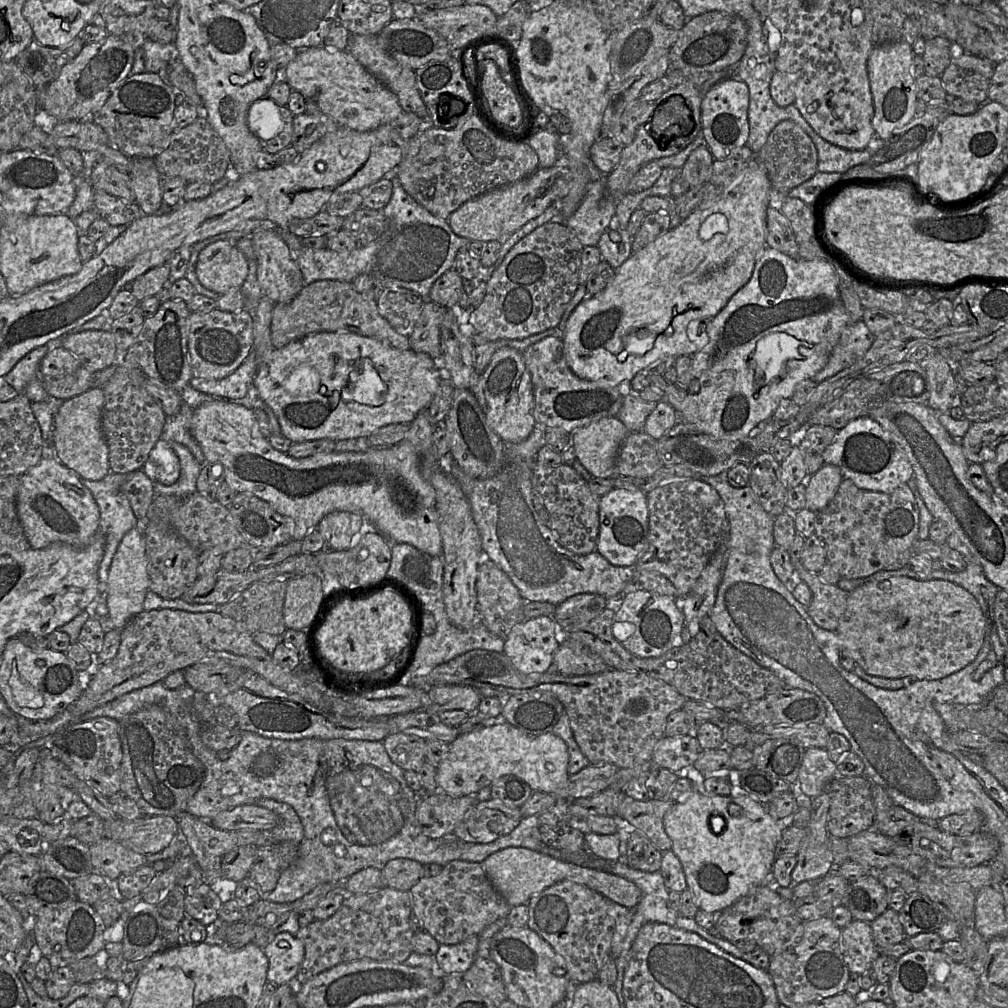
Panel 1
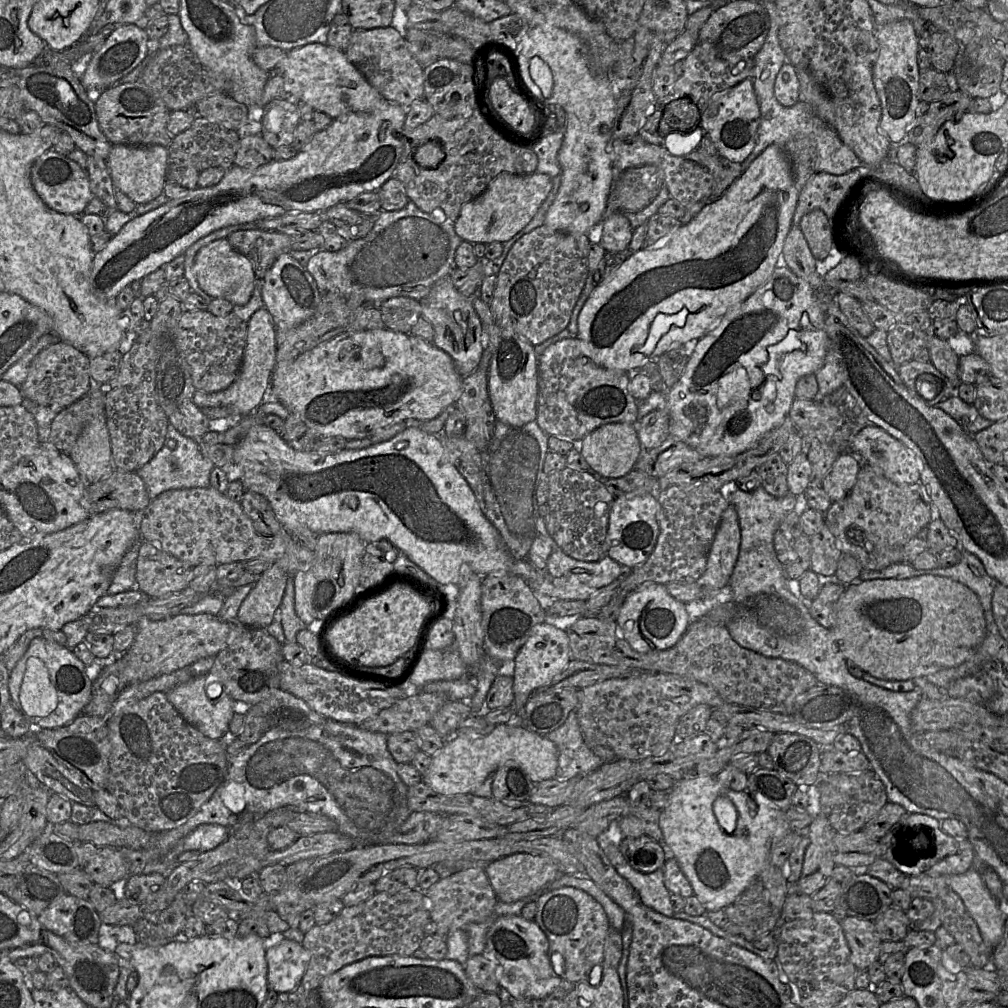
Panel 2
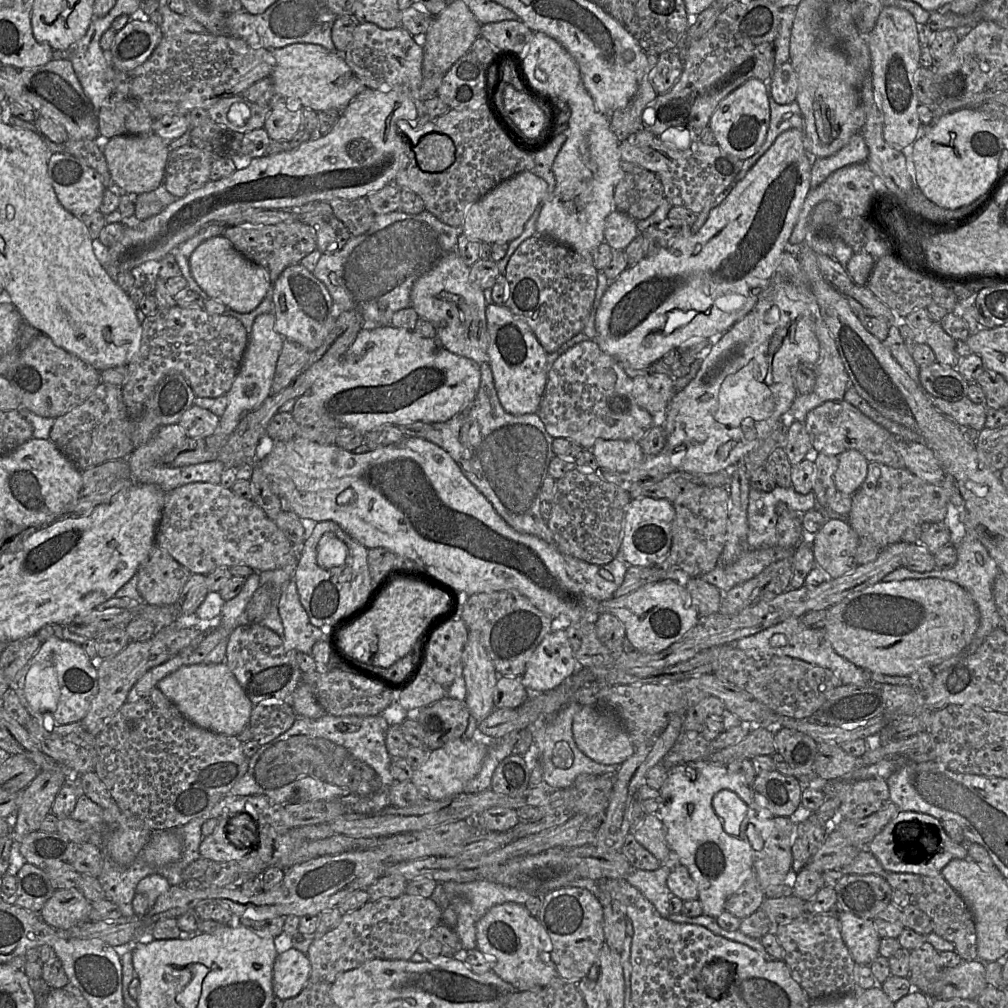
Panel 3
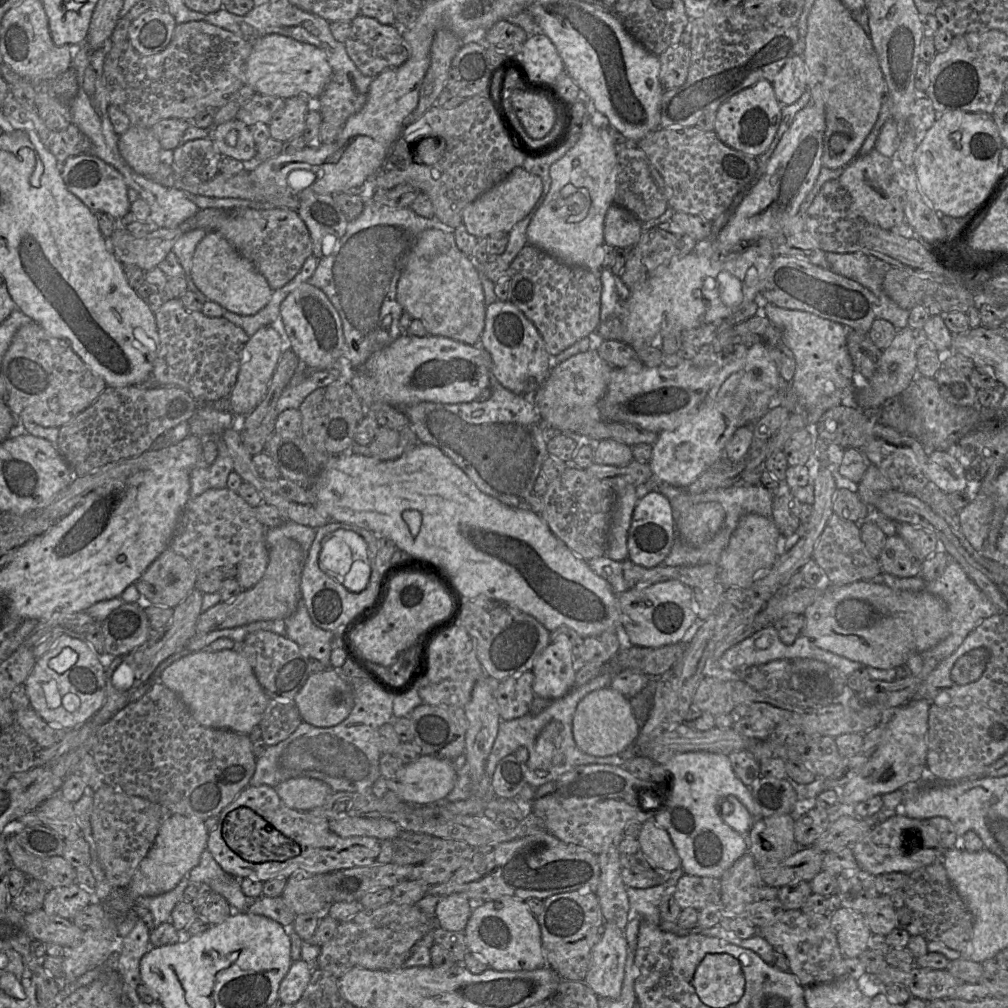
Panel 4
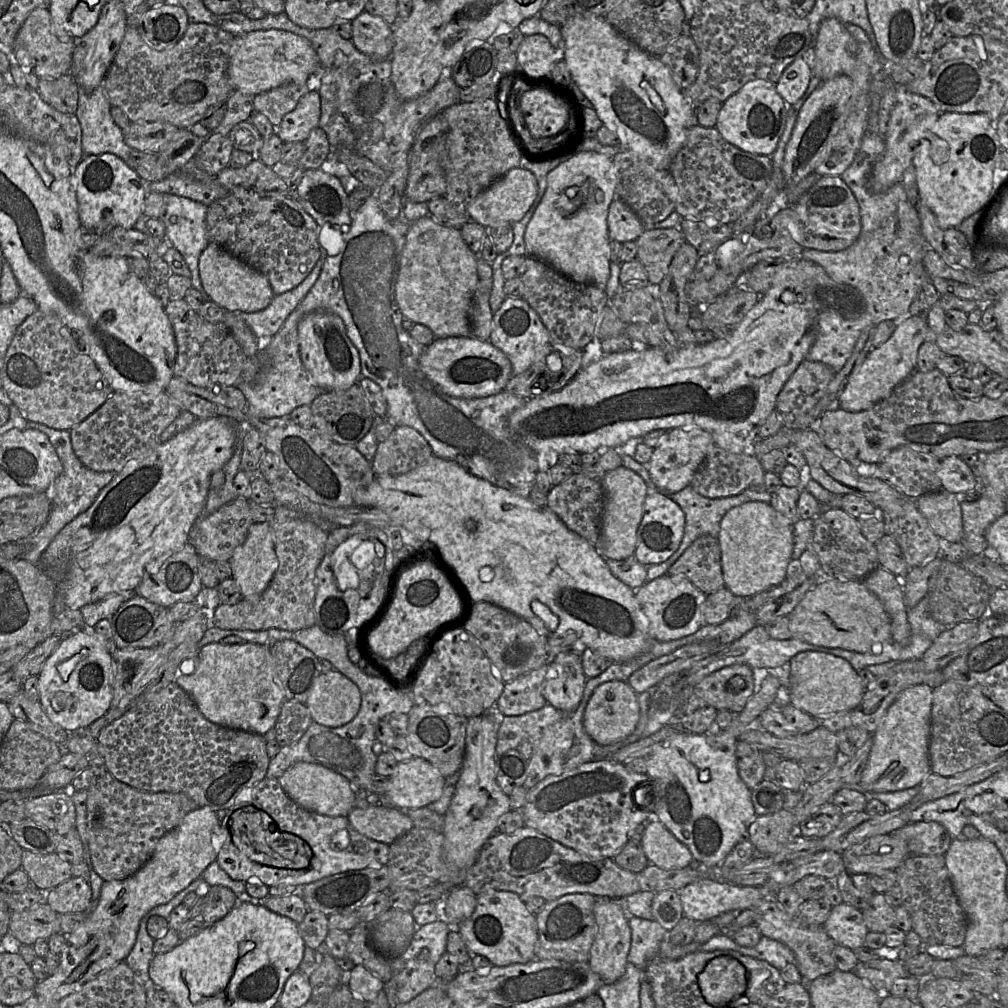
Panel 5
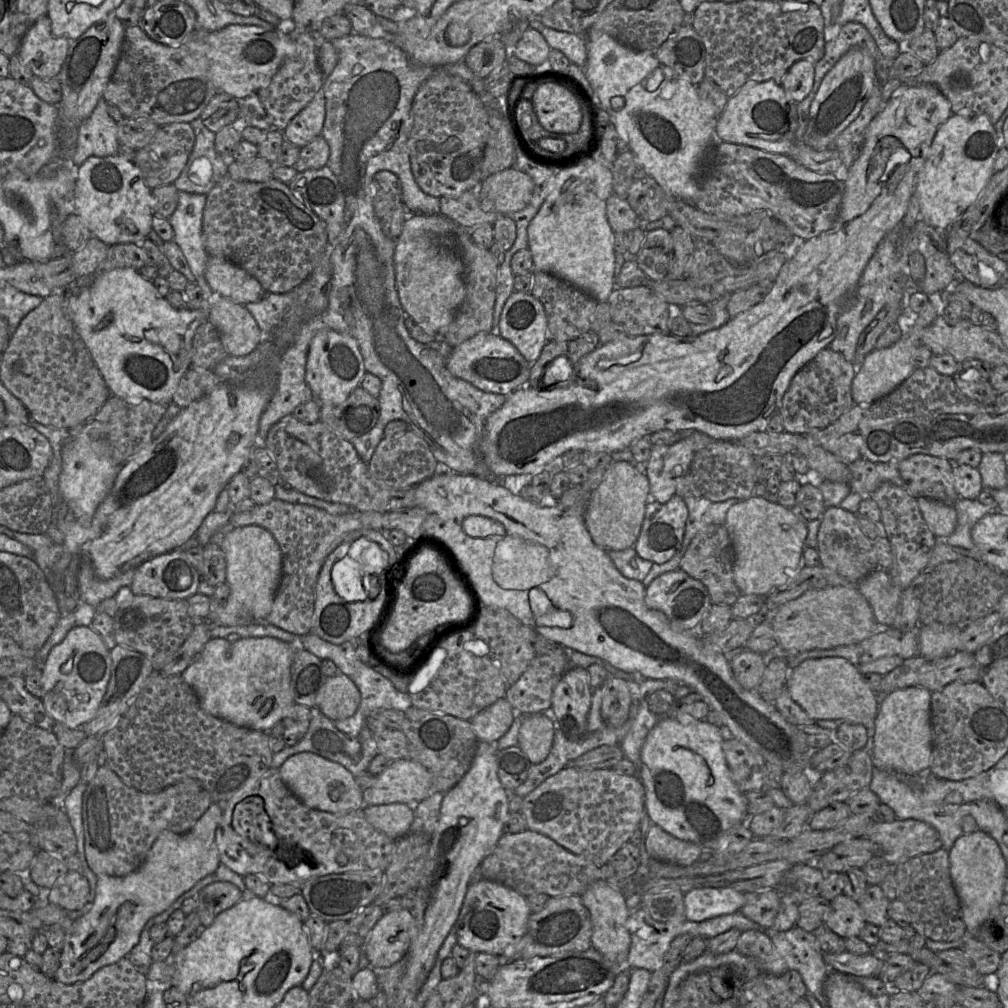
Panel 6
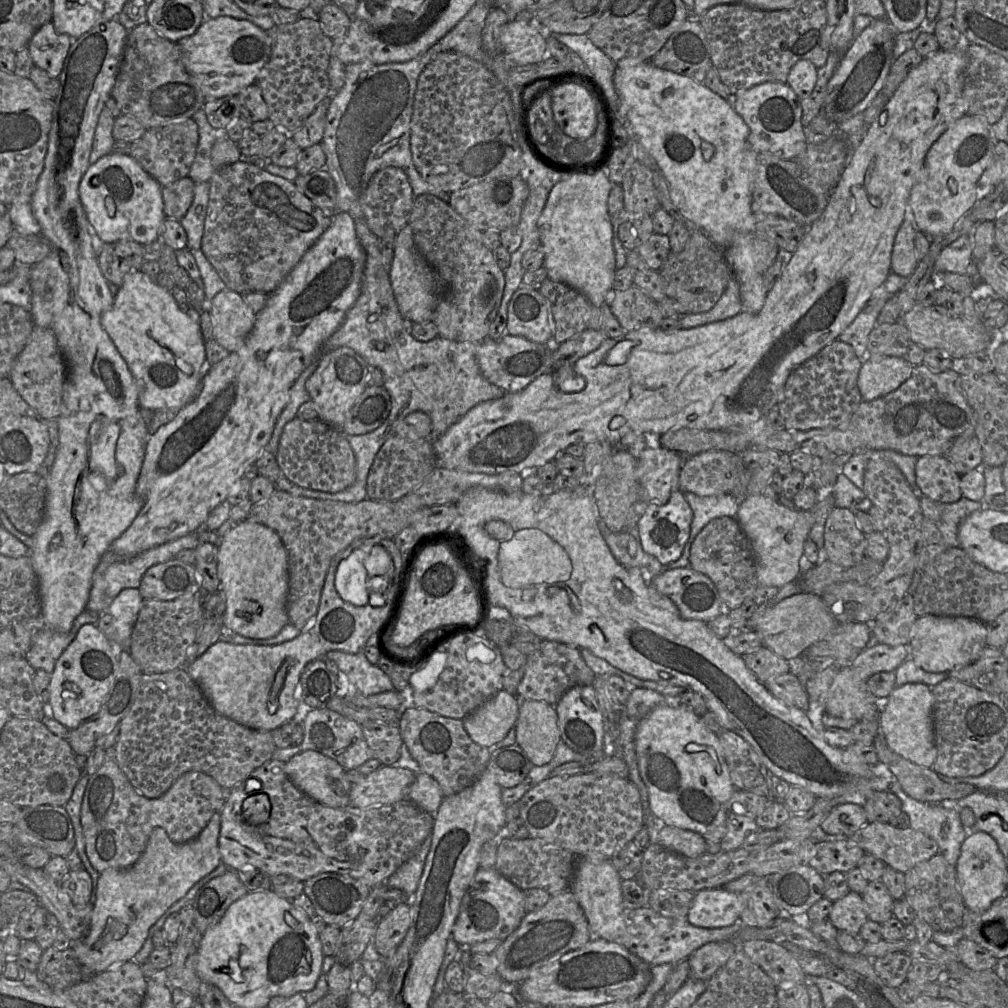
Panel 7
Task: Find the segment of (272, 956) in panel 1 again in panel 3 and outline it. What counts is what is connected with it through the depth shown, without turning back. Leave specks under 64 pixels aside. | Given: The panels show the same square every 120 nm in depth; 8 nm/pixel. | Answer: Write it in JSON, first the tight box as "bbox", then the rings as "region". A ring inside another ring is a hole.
{"bbox":[273,948,311,1001],"region":[[[290,948],[277,955],[273,964],[274,996],[282,1001],[297,996],[307,984],[311,973],[306,954]]]}

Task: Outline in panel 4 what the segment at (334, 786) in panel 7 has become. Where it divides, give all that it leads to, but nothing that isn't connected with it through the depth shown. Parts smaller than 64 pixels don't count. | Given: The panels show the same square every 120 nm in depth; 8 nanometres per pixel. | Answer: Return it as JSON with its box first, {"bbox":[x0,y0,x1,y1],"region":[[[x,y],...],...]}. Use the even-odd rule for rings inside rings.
{"bbox":[275,777,335,811],"region":[[[310,777],[290,778],[279,783],[275,790],[286,806],[298,811],[309,811],[315,807],[322,805],[326,798],[335,793],[331,787],[322,780]]]}

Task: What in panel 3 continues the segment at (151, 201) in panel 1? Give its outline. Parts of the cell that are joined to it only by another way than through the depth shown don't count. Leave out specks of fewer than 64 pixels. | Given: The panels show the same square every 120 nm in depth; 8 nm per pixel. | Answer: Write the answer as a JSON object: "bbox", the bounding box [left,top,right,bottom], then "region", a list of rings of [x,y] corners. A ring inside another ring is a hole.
{"bbox":[102,135,169,194],"region":[[[122,135],[111,138],[102,148],[112,182],[126,194],[154,191],[162,183],[169,154],[169,142],[158,135]]]}

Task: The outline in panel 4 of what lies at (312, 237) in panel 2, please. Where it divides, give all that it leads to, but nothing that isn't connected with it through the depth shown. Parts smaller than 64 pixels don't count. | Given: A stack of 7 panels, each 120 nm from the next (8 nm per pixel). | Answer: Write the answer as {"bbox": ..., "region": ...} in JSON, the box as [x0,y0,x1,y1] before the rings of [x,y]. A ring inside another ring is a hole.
{"bbox":[218,208,313,291],"region":[[[250,208],[229,211],[229,217],[218,232],[267,279],[274,291],[290,282],[313,254],[309,230],[294,210]]]}

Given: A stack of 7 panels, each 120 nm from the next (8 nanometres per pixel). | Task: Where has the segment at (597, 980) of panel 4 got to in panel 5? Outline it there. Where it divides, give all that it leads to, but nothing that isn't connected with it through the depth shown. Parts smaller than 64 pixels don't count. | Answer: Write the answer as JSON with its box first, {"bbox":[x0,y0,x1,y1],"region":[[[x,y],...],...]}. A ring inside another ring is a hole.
{"bbox":[589,898,632,984],"region":[[[598,898],[594,905],[597,923],[596,937],[590,950],[589,965],[604,984],[613,984],[626,972],[628,955],[631,948],[632,932],[629,919],[618,899]]]}

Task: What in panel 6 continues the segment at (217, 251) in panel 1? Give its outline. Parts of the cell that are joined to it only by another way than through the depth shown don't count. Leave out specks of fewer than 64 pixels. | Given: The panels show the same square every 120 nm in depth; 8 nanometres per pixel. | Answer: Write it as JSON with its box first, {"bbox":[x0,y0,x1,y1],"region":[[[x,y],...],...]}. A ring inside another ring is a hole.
{"bbox":[205,256,267,305],"region":[[[209,256],[205,279],[214,293],[245,305],[261,300],[267,292],[260,282],[229,260]]]}

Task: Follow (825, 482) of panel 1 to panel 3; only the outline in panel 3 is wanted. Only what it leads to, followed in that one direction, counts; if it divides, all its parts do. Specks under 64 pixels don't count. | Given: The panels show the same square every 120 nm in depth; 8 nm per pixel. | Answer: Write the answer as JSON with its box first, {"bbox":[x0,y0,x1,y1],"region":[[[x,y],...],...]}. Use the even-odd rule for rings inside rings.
{"bbox":[834,450,868,495],"region":[[[847,450],[838,455],[838,466],[834,474],[837,491],[853,495],[864,482],[868,471],[867,459],[856,450]]]}

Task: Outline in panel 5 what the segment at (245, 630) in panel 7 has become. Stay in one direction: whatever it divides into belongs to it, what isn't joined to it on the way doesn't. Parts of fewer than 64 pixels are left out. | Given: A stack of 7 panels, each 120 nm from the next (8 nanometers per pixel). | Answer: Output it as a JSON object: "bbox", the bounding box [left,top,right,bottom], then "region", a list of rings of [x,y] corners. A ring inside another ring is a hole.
{"bbox":[230,522,278,598],"region":[[[254,522],[250,526],[244,543],[234,550],[230,564],[243,598],[257,596],[267,588],[278,568],[268,522]]]}

